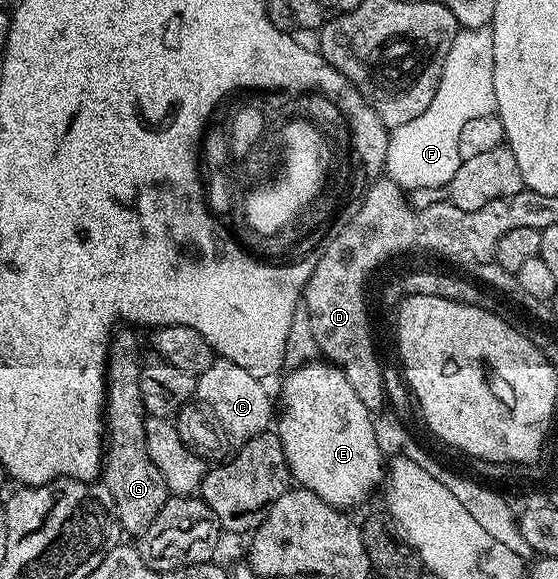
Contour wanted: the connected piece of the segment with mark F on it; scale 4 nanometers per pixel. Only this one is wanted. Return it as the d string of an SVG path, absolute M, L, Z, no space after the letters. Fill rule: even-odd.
M484 27L459 30L456 41L452 41L452 49L448 49L440 85L428 109L424 109L420 117L408 121L408 125L390 131L384 171L397 187L410 193L449 188L460 162L458 138L460 129L464 129L464 121L497 112L493 72L492 30Z

